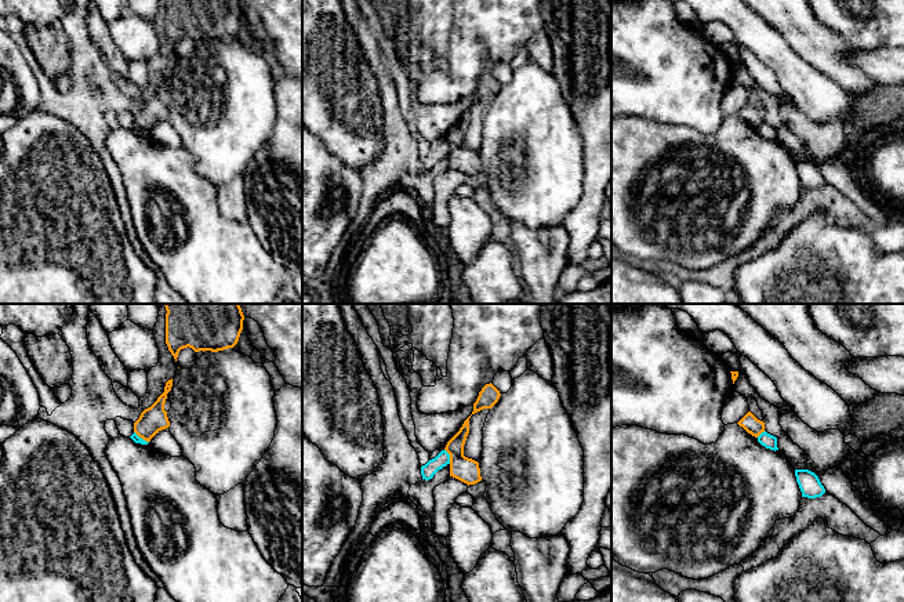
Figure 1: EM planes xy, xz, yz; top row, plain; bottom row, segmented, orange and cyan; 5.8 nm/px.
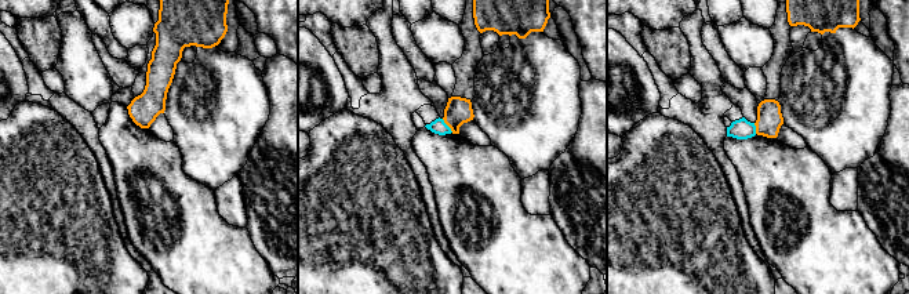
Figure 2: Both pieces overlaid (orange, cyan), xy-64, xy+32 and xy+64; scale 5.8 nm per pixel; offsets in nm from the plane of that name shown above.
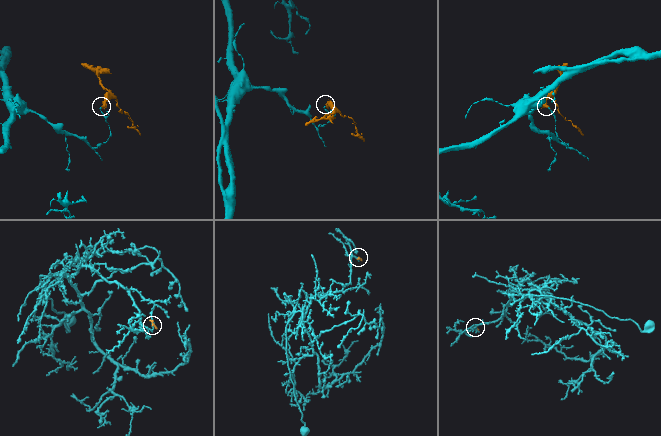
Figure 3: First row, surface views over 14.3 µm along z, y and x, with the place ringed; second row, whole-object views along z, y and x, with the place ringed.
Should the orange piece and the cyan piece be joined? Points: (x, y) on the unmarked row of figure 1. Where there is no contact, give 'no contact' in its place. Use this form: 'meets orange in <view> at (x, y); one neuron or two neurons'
meets orange in xz at (450, 147); two neurons

